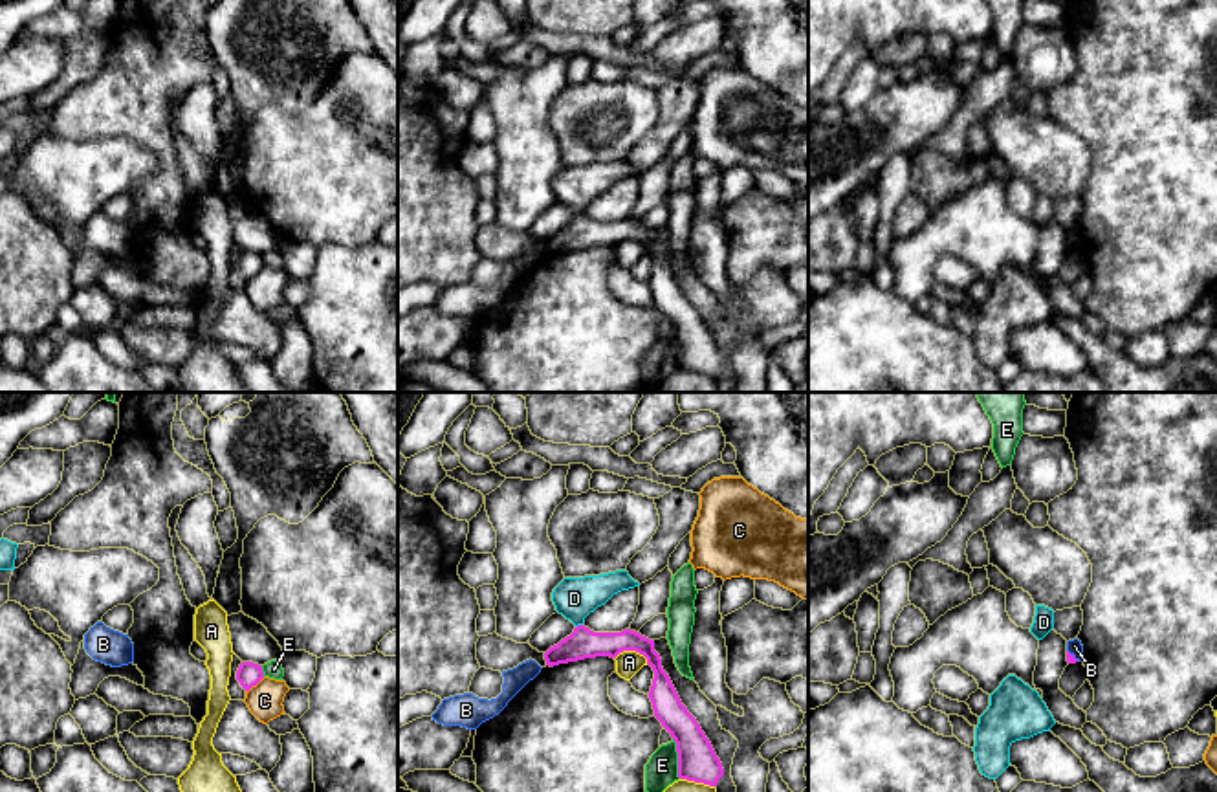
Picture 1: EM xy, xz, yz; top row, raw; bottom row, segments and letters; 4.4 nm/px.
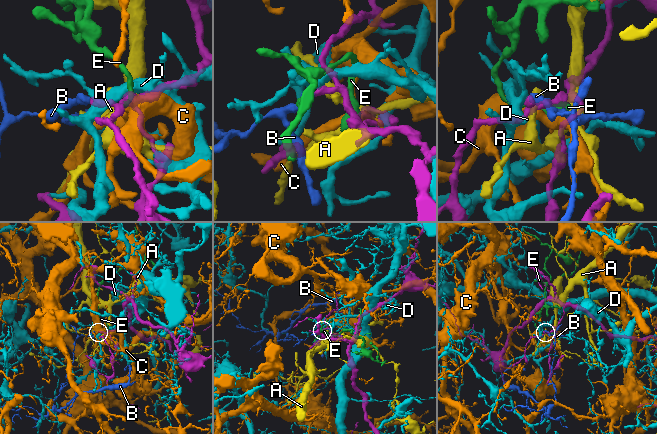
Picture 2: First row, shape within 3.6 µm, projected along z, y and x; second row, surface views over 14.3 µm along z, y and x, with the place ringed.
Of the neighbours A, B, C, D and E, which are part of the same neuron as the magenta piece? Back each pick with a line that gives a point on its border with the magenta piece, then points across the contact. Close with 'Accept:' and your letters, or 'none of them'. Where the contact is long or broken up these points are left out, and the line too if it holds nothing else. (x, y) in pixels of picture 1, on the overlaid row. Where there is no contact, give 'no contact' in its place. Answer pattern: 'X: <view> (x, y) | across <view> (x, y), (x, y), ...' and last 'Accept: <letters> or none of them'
Accept: none of them

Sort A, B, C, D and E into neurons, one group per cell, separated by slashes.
A / B / C / D / E

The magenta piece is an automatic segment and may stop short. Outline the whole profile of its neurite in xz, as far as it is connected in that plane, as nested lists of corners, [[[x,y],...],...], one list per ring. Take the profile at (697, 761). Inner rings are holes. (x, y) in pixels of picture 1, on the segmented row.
[[[577,625],[570,636],[544,653],[544,660],[546,666],[554,667],[596,656],[616,658],[623,651],[643,654],[654,671],[649,698],[654,717],[676,742],[678,777],[717,786],[724,776],[722,763],[696,719],[682,704],[669,675],[663,671],[662,658],[654,651],[654,640],[630,629],[621,632],[594,632],[585,625]]]

